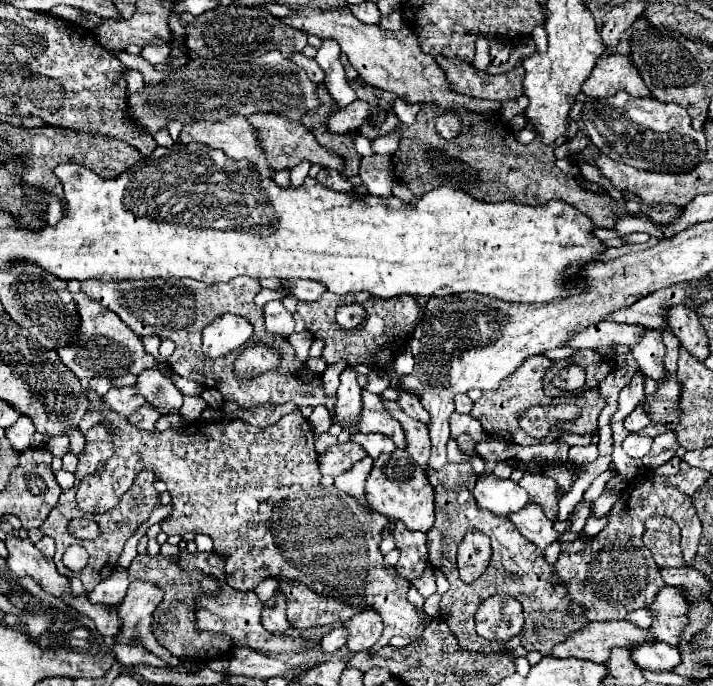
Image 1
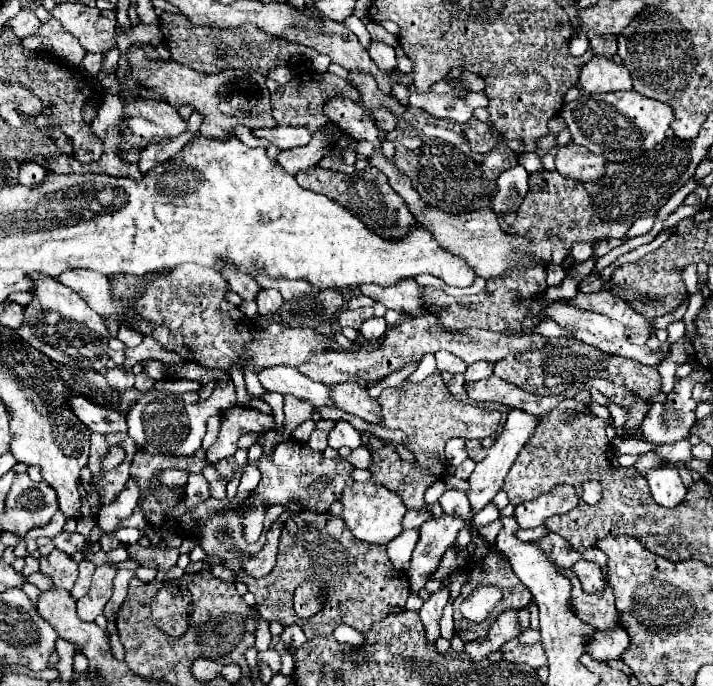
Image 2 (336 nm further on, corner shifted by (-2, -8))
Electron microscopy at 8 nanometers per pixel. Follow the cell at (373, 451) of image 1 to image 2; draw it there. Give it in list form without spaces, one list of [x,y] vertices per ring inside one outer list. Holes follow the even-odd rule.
[[[345,420],[335,422],[335,426],[329,432],[327,440],[329,440],[329,446],[335,448],[335,450],[341,448],[341,446],[349,446],[351,450],[355,450],[355,448],[361,446],[361,434],[349,422],[345,422]]]

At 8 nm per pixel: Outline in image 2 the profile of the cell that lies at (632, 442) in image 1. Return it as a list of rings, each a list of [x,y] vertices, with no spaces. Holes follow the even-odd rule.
[[[657,466],[647,472],[647,482],[653,494],[653,500],[665,508],[677,508],[685,500],[687,488],[681,482],[679,474],[671,466]]]

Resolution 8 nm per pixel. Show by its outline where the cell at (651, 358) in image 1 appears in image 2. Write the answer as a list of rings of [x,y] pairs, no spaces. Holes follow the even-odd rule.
[[[553,302],[547,306],[545,310],[547,318],[555,320],[559,326],[563,326],[565,330],[569,330],[577,340],[585,342],[585,344],[591,344],[607,354],[617,354],[617,356],[625,356],[625,358],[633,358],[633,360],[641,360],[643,364],[647,366],[659,366],[663,362],[663,352],[657,350],[653,352],[649,346],[635,346],[631,342],[625,340],[625,328],[623,324],[617,324],[617,320],[611,320],[603,314],[595,314],[595,312],[585,312],[585,310],[579,310],[579,308],[573,308],[569,304],[559,304],[559,302]]]

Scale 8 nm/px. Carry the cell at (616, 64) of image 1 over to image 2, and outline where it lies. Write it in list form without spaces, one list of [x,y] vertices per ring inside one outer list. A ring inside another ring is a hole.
[[[593,56],[581,66],[579,84],[587,92],[617,92],[631,90],[631,76],[623,64],[615,64],[611,58]]]

